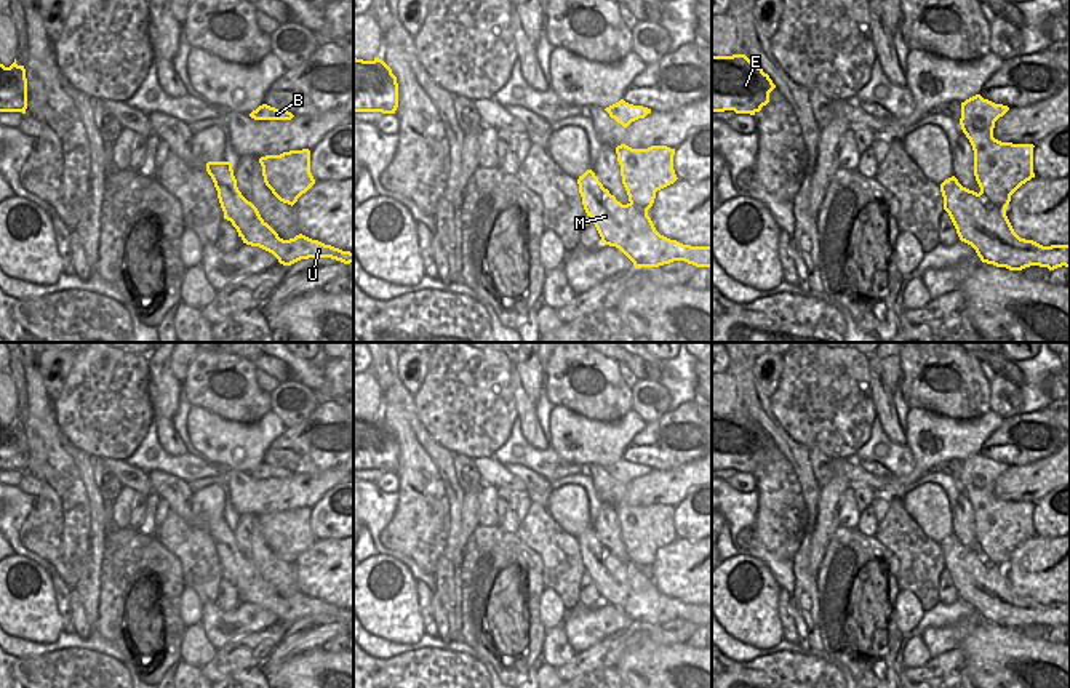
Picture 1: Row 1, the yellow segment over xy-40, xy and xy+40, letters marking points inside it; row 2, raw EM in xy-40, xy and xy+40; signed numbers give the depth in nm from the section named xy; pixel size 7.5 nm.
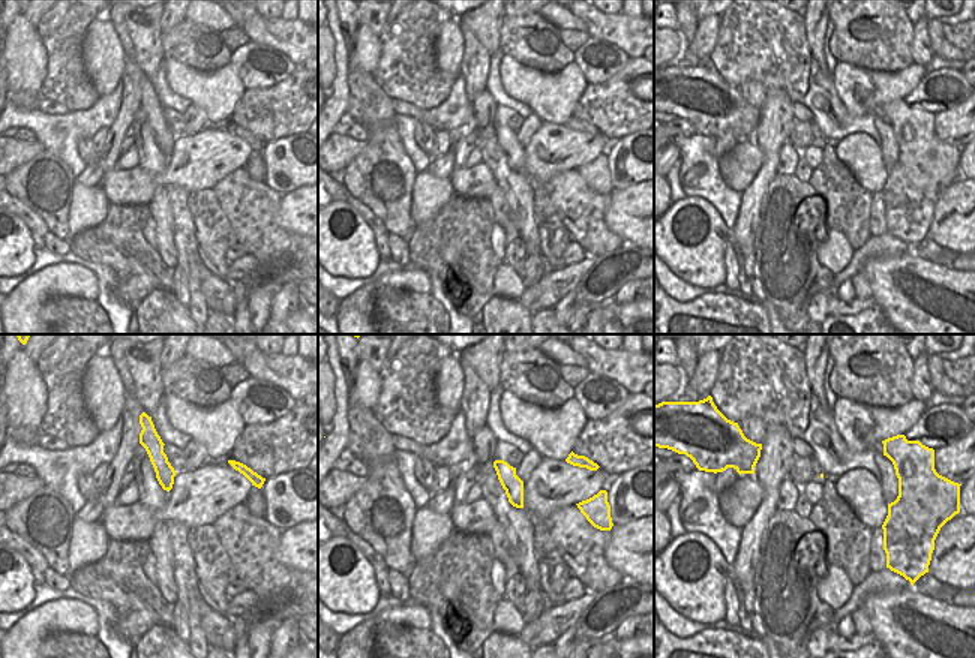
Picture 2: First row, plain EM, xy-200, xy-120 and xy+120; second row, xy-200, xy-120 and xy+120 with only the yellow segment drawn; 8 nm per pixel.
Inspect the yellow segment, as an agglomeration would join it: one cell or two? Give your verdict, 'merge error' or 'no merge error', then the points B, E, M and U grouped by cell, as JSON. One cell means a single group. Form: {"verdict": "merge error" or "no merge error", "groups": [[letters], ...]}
{"verdict": "merge error", "groups": [["B", "E"], ["M", "U"]]}

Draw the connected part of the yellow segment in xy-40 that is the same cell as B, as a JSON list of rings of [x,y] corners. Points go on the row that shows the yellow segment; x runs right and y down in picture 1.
[[[267,104],[259,106],[256,110],[250,114],[254,120],[291,120],[294,115],[288,110],[278,110]]]

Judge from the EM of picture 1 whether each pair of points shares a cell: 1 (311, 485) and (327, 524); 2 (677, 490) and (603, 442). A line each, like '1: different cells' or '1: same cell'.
1: different cells
2: different cells

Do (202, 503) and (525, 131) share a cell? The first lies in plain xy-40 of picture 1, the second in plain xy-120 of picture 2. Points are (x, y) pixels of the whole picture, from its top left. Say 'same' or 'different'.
same

